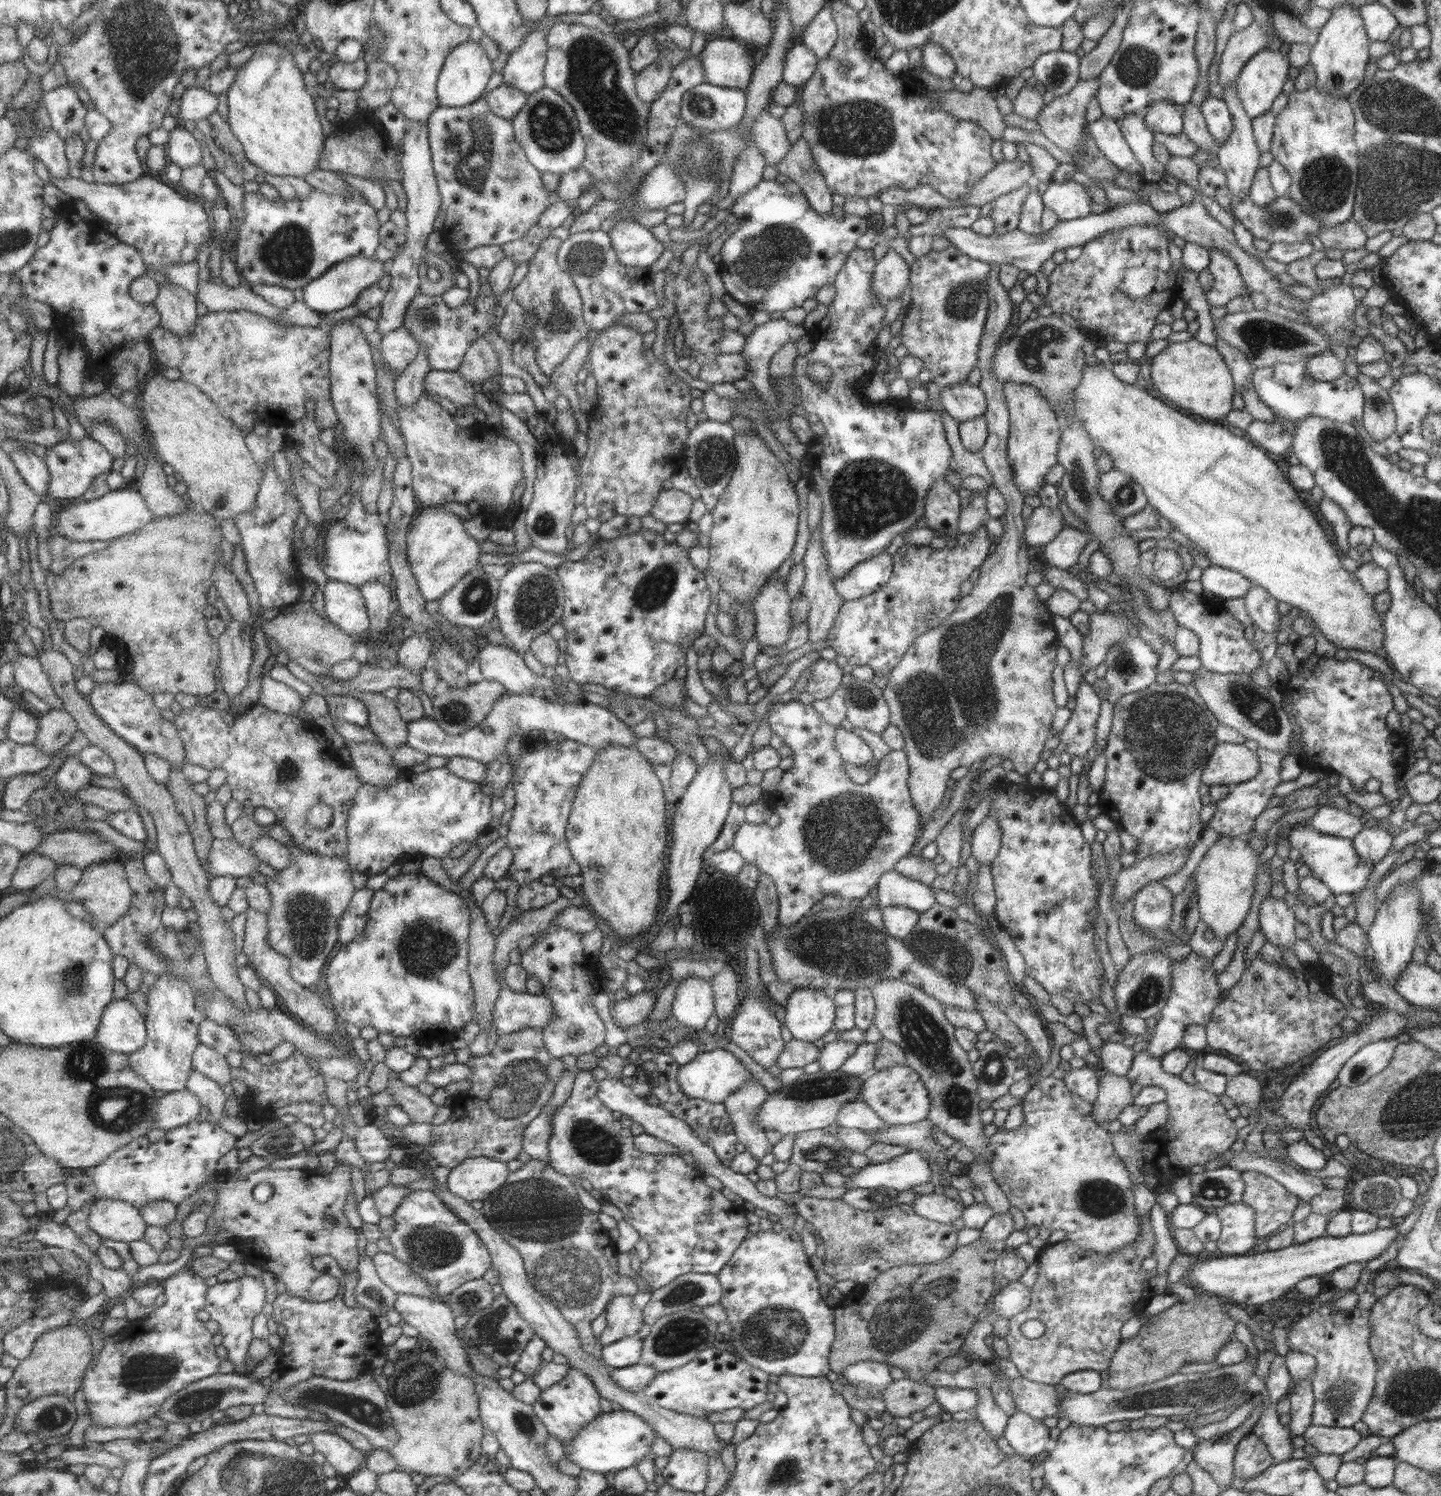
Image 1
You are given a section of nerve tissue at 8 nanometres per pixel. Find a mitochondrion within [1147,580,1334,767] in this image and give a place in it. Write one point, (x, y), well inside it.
(1257, 710)

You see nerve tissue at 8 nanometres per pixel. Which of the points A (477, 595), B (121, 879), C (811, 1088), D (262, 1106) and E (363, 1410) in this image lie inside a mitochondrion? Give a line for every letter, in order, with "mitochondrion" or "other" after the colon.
A: mitochondrion
B: other
C: mitochondrion
D: other
E: mitochondrion

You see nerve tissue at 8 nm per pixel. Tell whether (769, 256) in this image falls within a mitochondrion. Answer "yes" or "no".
yes

